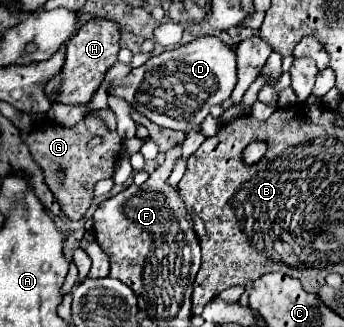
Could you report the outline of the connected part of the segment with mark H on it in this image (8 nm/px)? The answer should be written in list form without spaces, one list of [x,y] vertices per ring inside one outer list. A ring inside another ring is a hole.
[[[92,19],[84,23],[66,45],[66,63],[62,69],[58,97],[50,101],[86,105],[90,97],[96,93],[96,89],[100,87],[106,71],[118,61],[118,51],[120,51],[120,31],[116,23],[106,19]]]

